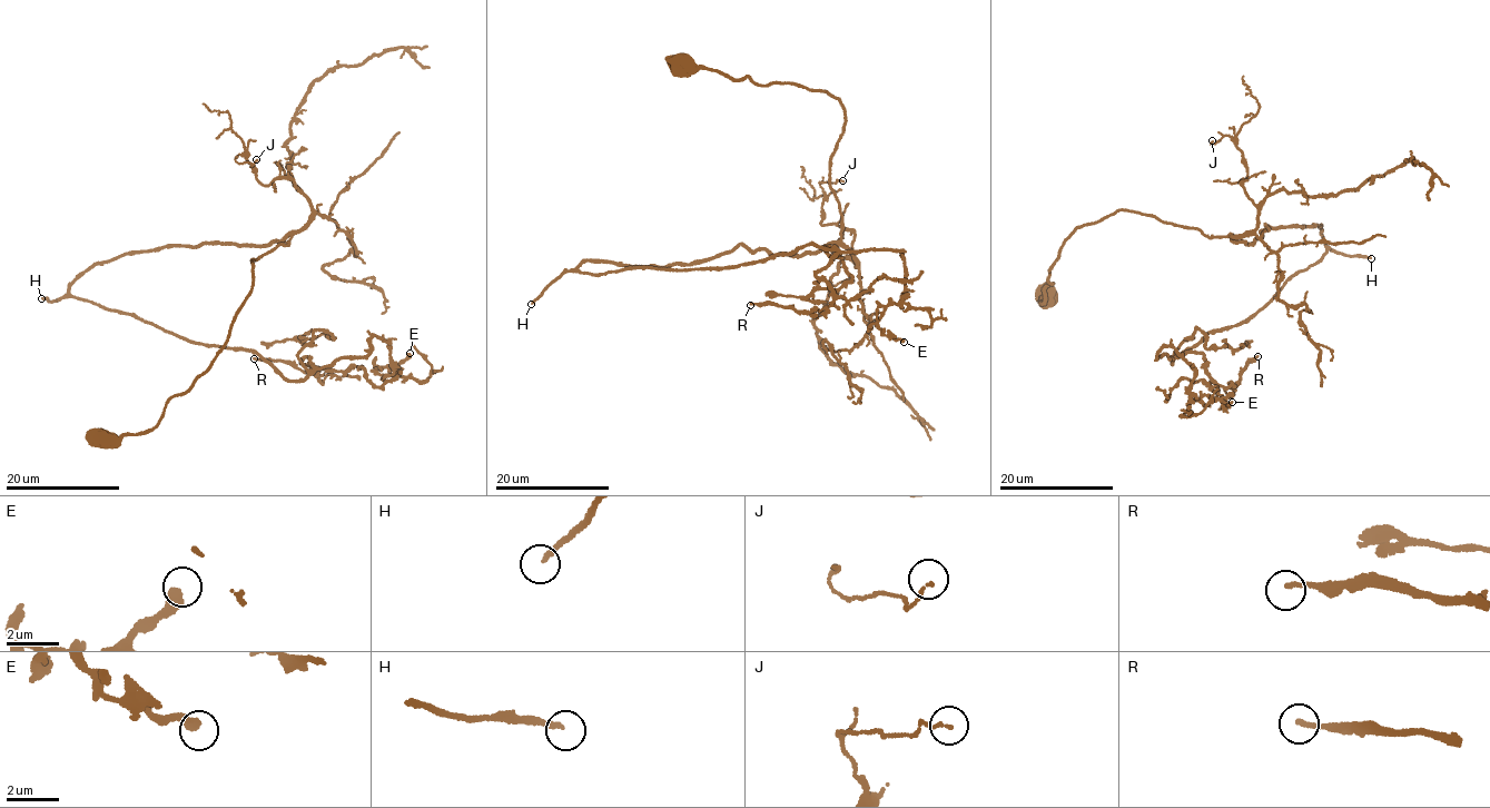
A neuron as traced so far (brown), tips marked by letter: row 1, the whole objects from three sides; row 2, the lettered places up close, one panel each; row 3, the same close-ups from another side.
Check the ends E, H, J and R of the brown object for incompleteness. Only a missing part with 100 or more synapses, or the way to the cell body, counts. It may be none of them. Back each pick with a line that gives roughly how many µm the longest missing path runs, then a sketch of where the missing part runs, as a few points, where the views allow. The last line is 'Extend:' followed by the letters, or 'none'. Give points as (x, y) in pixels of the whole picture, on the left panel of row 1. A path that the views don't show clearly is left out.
H: missing 130 µm
Extend: H

